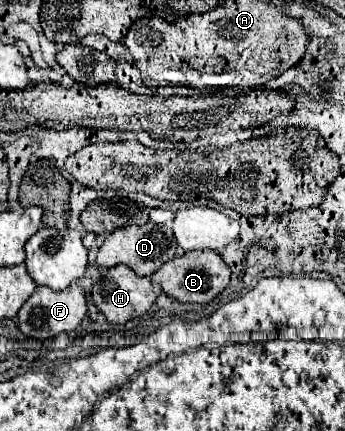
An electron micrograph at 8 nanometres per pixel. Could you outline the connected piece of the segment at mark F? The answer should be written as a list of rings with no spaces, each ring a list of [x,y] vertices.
[[[70,285],[62,291],[54,291],[50,287],[36,287],[36,291],[18,311],[18,329],[28,339],[46,341],[46,339],[54,339],[60,333],[74,331],[84,317],[86,317],[86,297],[82,287]]]

